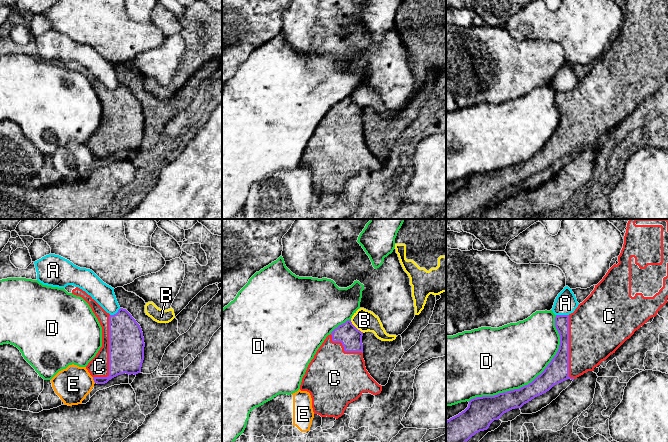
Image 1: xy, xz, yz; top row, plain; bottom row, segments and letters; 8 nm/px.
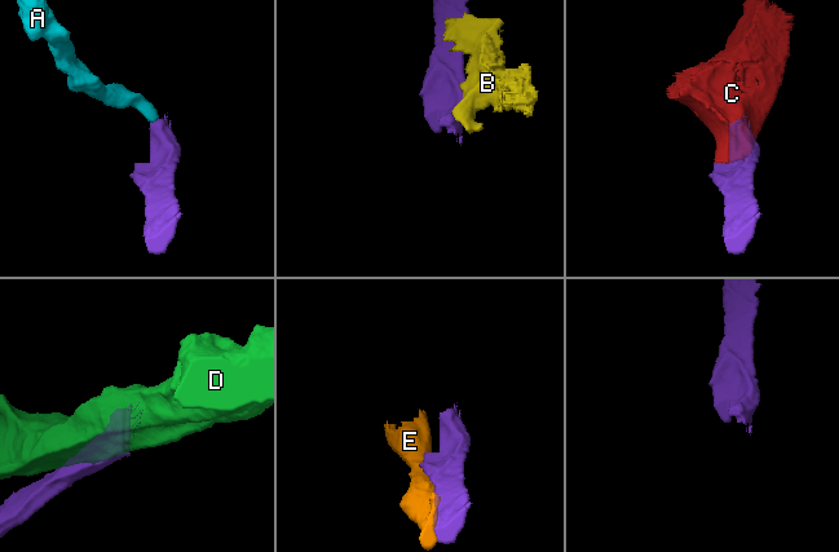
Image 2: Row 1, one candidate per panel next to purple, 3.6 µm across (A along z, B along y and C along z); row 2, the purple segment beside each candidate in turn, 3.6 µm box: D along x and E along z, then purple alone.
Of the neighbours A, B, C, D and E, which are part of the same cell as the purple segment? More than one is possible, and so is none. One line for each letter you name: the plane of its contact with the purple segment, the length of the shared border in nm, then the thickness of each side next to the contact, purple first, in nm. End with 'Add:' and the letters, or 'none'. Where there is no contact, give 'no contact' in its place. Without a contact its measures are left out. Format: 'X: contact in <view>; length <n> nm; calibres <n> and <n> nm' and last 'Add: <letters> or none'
C: contact in xy; length 500 nm; calibres 280 and 160 nm
Add: C

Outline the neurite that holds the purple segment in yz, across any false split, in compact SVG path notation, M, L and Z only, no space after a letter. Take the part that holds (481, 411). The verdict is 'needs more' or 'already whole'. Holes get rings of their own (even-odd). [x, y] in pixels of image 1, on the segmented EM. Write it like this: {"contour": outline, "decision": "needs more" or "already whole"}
{"contour": "M630 219L626 228L619 263L573 313L556 315L560 345L544 371L519 389L471 399L464 411L446 421L446 442L467 442L504 413L521 408L556 384L593 371L668 302L668 219Z", "decision": "needs more"}

